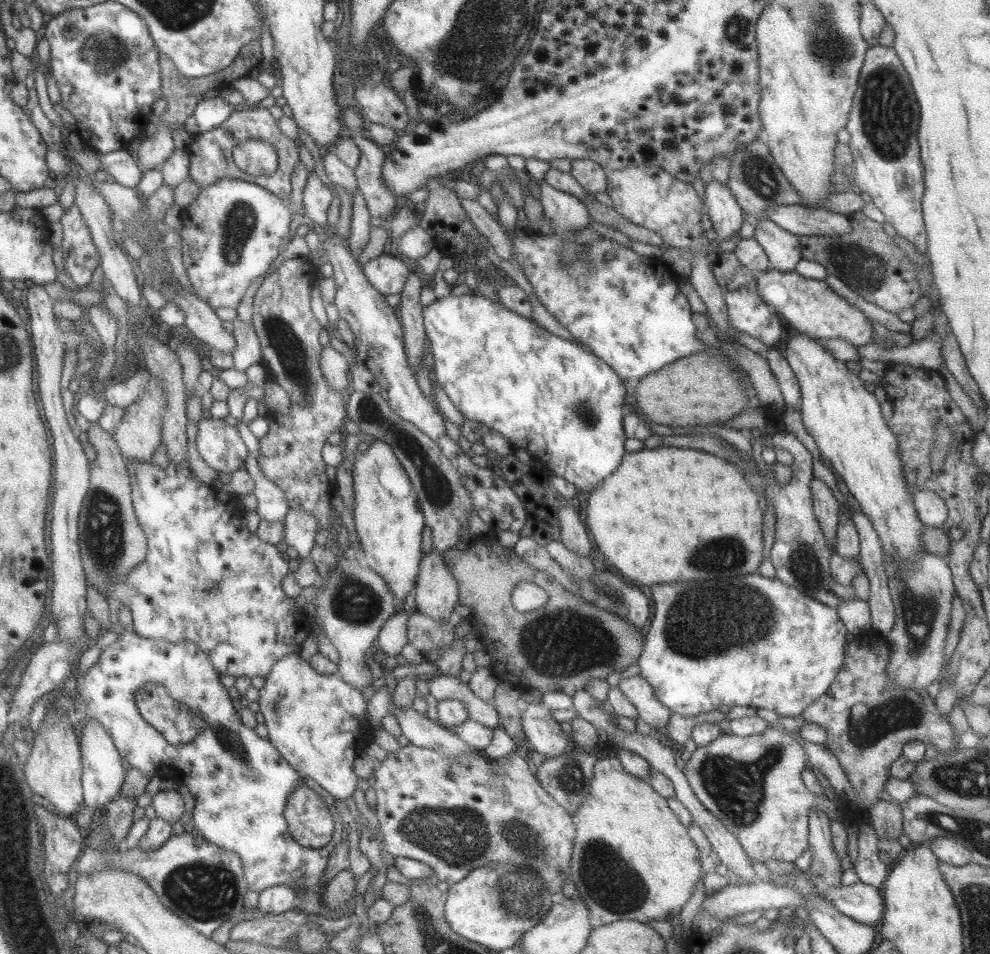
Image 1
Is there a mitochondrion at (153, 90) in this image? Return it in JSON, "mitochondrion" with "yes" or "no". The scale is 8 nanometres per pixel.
{"mitochondrion":"no"}

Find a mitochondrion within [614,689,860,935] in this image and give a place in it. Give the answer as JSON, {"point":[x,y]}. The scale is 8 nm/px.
{"point":[738,788]}

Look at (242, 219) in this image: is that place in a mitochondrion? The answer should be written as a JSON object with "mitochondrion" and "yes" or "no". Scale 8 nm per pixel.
{"mitochondrion":"yes"}

